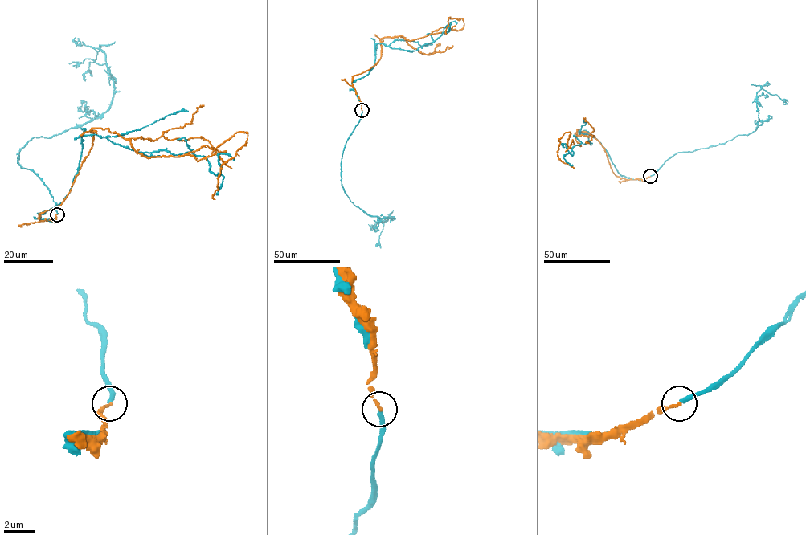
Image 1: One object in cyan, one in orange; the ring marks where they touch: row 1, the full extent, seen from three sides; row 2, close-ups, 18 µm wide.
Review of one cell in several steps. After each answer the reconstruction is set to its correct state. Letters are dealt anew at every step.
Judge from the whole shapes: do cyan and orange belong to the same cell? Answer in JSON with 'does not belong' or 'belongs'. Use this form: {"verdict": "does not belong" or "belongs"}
{"verdict": "does not belong"}

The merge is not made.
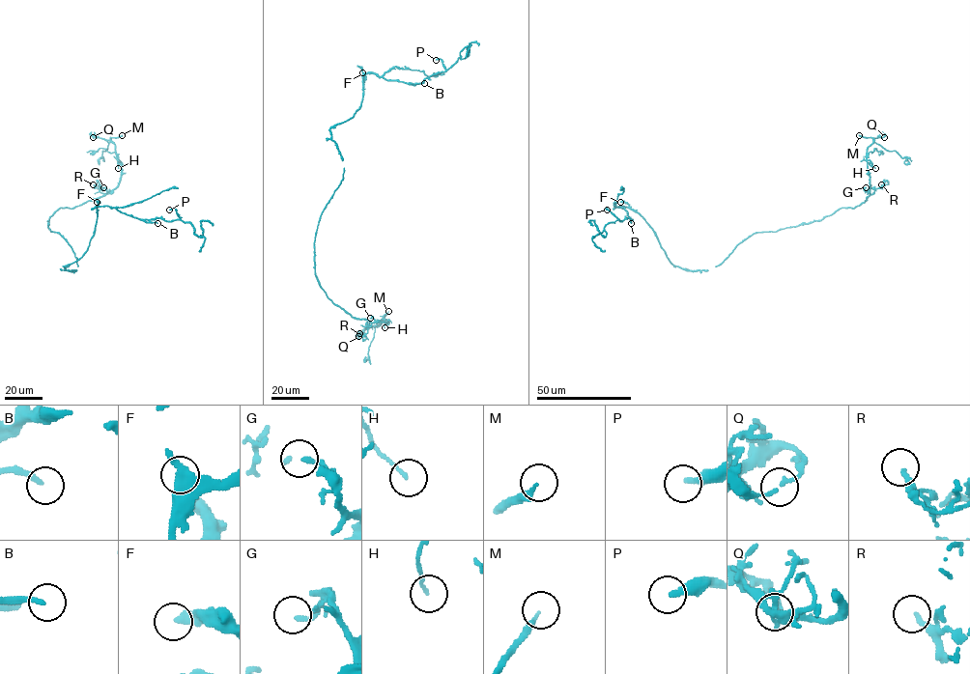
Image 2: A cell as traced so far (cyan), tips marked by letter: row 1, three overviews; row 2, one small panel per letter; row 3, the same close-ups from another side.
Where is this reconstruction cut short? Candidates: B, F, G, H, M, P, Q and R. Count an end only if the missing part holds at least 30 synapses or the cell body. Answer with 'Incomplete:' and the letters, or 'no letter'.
Incomplete: B, M

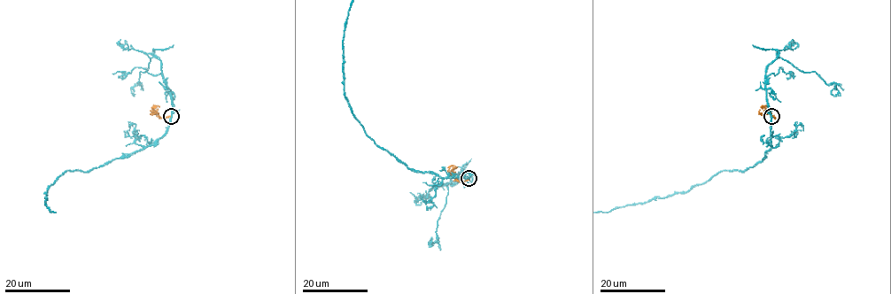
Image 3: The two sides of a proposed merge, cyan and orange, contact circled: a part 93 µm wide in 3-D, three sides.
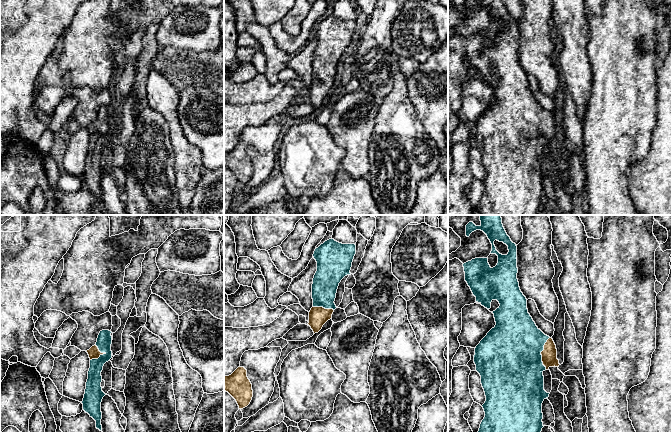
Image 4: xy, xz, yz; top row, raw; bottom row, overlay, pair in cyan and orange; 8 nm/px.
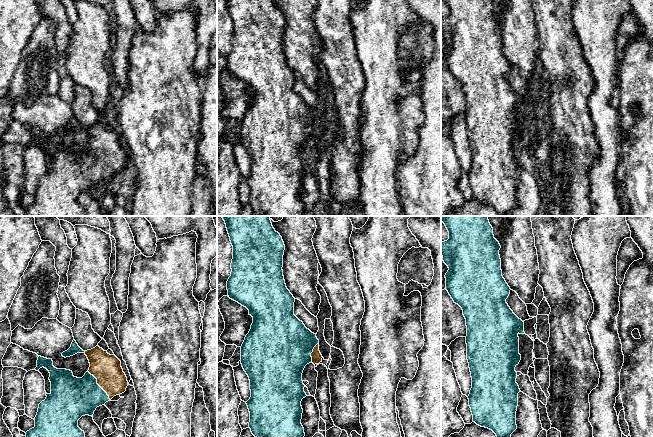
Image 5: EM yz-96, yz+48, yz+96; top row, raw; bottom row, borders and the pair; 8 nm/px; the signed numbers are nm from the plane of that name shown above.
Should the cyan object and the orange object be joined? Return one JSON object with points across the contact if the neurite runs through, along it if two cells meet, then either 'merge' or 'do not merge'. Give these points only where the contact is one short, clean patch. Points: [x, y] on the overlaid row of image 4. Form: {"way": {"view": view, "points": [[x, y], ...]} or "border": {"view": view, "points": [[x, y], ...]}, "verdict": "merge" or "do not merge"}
{"verdict": "merge"}

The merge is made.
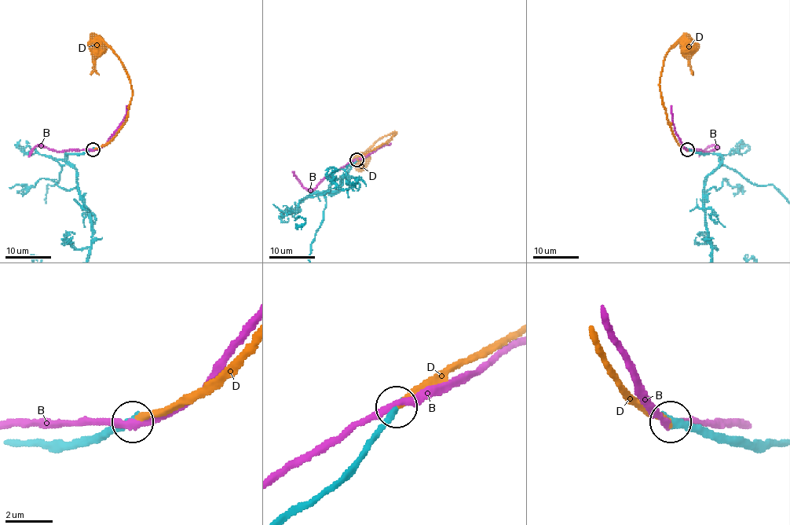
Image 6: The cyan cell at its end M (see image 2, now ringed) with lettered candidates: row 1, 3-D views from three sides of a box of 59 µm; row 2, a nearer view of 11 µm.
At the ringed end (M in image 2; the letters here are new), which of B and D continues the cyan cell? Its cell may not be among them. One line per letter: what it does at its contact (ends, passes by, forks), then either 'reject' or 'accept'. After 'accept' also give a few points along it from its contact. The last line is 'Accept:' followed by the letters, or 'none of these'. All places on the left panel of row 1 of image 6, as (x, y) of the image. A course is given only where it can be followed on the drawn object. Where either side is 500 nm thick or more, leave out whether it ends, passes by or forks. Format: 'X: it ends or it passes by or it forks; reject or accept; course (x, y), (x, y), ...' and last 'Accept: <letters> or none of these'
B: it passes by; reject
D: it ends; accept; course (93, 150), (107, 141), (125, 121), (132, 90), (130, 79), (118, 56), (103, 42), (93, 45), (96, 46)
Accept: D

